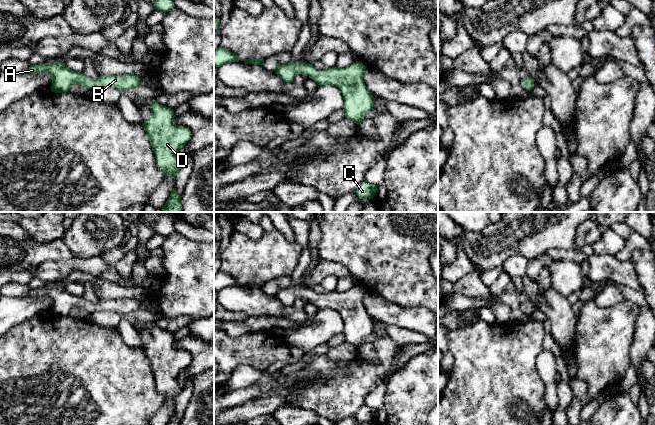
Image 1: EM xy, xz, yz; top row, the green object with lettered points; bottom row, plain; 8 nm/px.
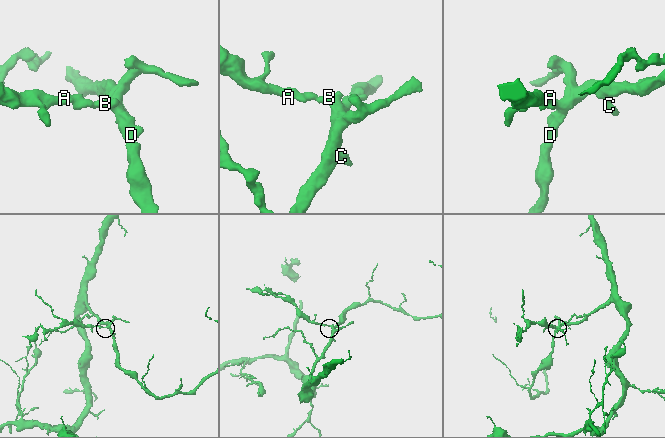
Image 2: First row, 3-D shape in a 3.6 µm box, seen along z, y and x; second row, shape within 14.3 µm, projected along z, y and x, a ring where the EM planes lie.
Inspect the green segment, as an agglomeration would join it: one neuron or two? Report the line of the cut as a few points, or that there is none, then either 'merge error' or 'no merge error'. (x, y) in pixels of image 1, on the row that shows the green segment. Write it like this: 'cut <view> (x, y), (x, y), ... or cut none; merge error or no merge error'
cut none; no merge error

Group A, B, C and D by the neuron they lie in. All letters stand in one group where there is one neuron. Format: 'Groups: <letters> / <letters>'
Groups: A B C D

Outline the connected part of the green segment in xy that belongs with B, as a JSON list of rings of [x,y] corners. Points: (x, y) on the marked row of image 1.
[[[65,63],[31,65],[27,72],[49,74],[52,77],[51,91],[55,93],[68,92],[73,84],[83,85],[89,89],[92,87],[112,87],[125,91],[137,87],[141,80],[141,77],[134,74],[100,75],[97,79],[92,79],[83,72],[71,70]]]

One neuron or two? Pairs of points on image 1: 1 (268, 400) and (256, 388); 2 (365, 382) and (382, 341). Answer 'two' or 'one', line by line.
1: two
2: one

